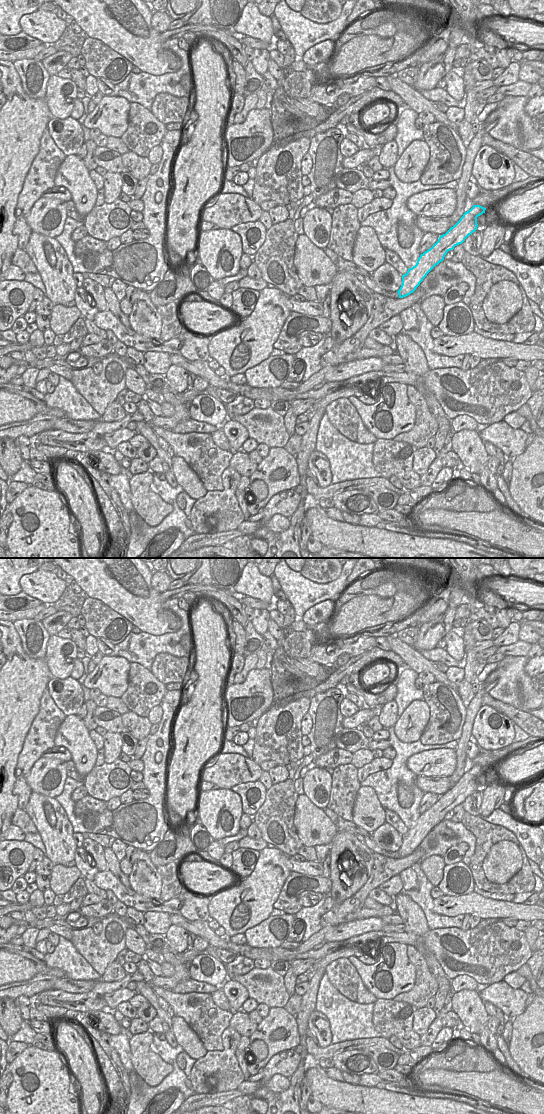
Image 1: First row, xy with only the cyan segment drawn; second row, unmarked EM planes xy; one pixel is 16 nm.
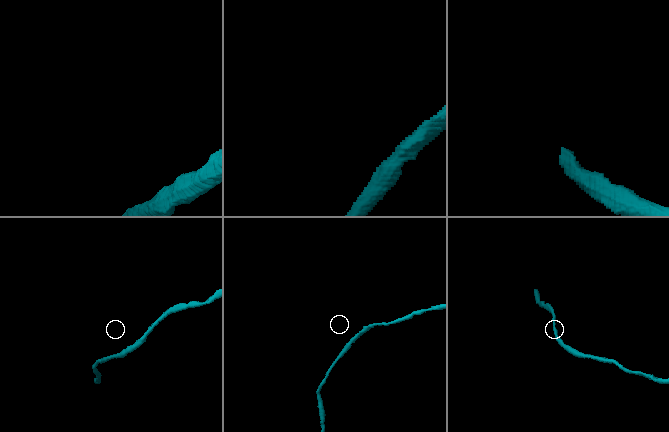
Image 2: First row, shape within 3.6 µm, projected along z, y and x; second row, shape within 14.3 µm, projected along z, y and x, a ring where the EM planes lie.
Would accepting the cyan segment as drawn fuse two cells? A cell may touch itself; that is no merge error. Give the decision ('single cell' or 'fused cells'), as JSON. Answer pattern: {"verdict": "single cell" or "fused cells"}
{"verdict": "single cell"}

